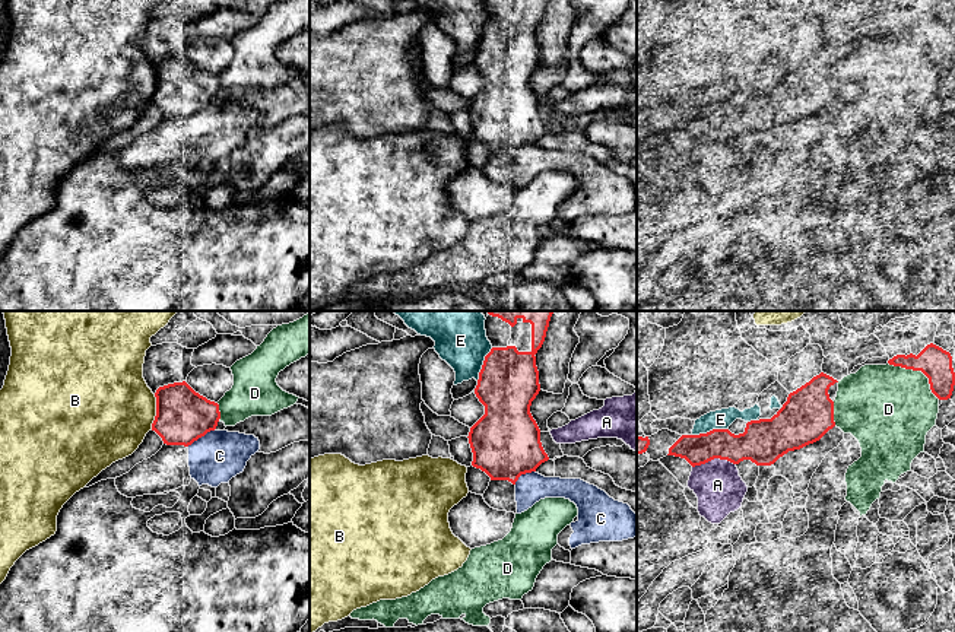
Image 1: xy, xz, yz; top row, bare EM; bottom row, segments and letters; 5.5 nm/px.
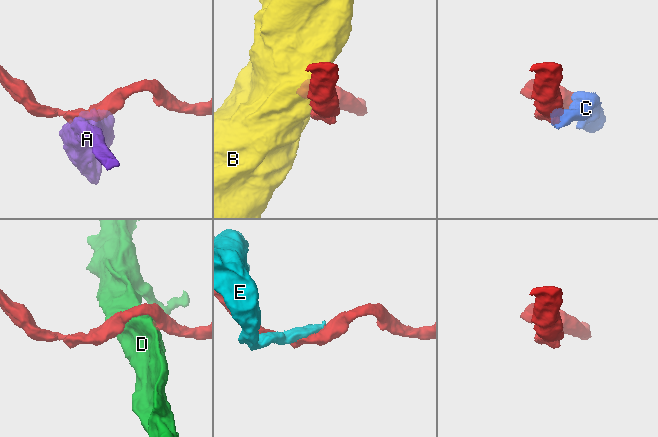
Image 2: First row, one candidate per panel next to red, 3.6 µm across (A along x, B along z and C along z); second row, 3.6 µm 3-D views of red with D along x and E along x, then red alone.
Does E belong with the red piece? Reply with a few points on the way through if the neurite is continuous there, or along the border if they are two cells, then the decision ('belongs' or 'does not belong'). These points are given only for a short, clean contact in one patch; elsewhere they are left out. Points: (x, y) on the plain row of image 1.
does not belong

